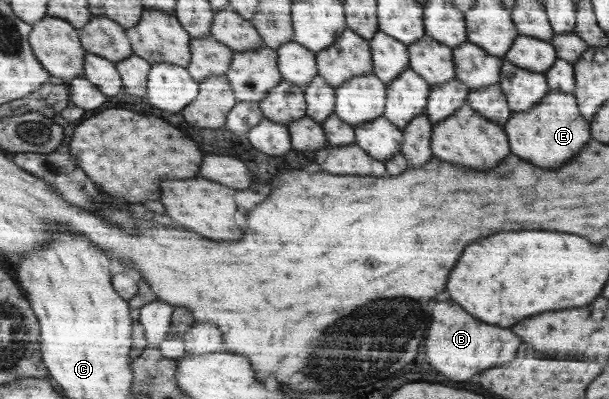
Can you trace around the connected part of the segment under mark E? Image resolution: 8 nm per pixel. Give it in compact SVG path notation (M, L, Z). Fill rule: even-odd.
M550 91L544 99L528 112L515 113L505 123L505 129L509 129L509 141L513 141L513 155L525 161L533 161L533 165L557 169L577 157L587 141L591 141L591 125L579 115L576 96Z

